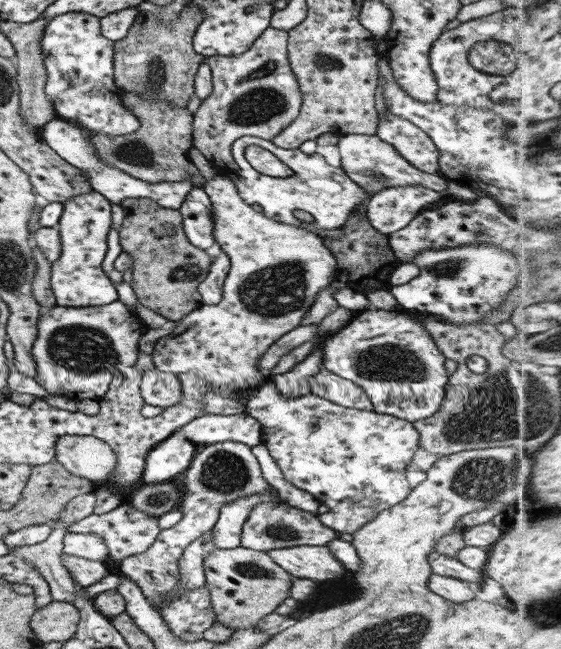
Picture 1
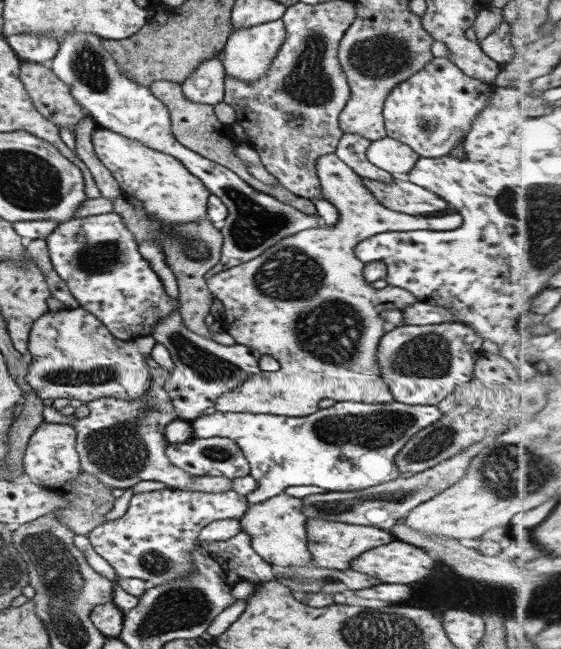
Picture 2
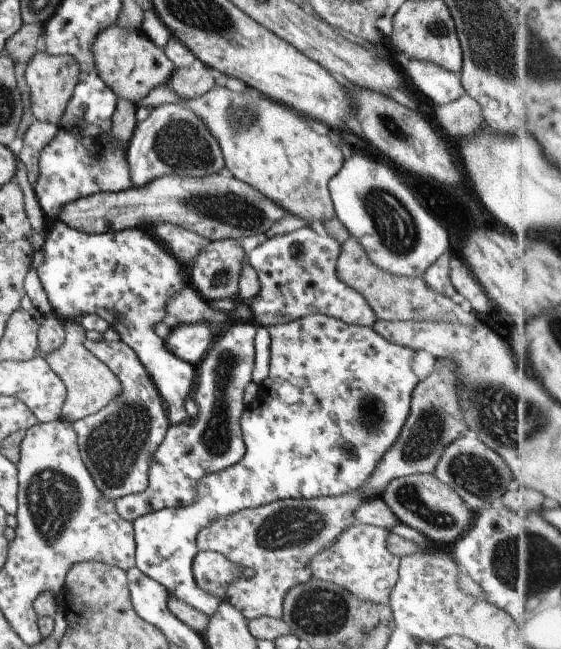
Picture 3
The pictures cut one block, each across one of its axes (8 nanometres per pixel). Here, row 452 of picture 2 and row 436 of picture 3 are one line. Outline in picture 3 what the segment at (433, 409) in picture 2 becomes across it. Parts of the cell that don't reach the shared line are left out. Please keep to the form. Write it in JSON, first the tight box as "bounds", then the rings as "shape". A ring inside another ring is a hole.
{"bounds":[132,313,417,617],"shape":[[[321,313],[310,314],[288,323],[281,323],[266,327],[270,336],[269,347],[269,370],[267,378],[264,378],[257,384],[257,390],[254,398],[245,404],[242,413],[240,414],[240,431],[242,434],[242,441],[245,445],[244,455],[241,460],[238,460],[233,466],[223,469],[222,471],[206,474],[196,481],[196,494],[194,501],[188,507],[164,508],[158,511],[153,511],[143,516],[137,517],[132,522],[132,531],[134,532],[134,565],[150,579],[158,582],[162,587],[168,591],[169,597],[179,601],[185,601],[189,606],[195,610],[201,611],[201,614],[210,617],[214,610],[223,602],[221,597],[209,594],[201,590],[195,584],[192,577],[192,560],[196,549],[194,538],[196,534],[205,525],[216,521],[219,517],[227,517],[230,514],[236,513],[241,509],[254,509],[273,501],[280,501],[283,499],[292,498],[313,498],[324,496],[338,496],[348,493],[349,491],[358,491],[364,482],[368,480],[369,473],[376,468],[376,464],[380,461],[381,455],[386,453],[392,442],[396,440],[399,434],[399,429],[408,417],[410,411],[410,394],[415,384],[417,384],[417,376],[411,371],[409,362],[414,352],[407,347],[394,345],[392,342],[387,342],[377,334],[372,327],[365,325],[346,325],[345,322],[337,320]]]}

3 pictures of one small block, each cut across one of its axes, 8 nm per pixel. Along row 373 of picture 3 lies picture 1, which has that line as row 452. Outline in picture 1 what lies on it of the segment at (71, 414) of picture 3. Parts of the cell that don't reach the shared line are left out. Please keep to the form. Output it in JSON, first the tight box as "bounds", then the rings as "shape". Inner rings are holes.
{"bounds":[53,434,118,485],"shape":[[[63,434],[53,448],[55,461],[71,475],[77,475],[96,485],[105,483],[113,469],[118,468],[117,456],[105,442],[93,436]]]}

